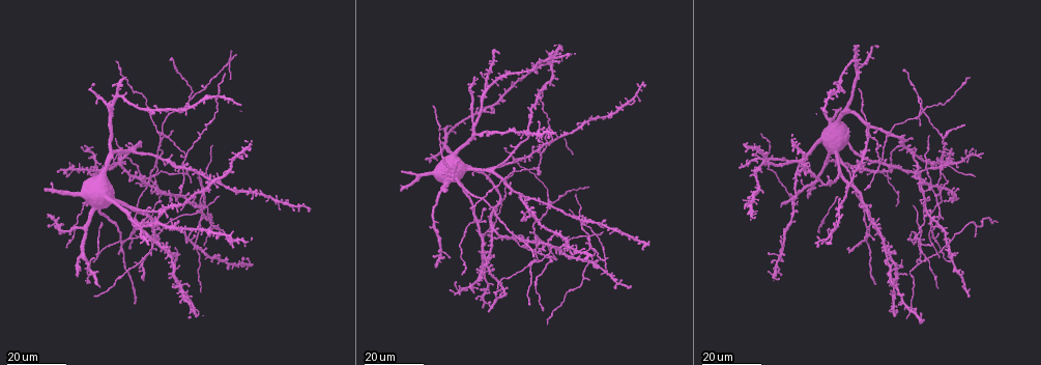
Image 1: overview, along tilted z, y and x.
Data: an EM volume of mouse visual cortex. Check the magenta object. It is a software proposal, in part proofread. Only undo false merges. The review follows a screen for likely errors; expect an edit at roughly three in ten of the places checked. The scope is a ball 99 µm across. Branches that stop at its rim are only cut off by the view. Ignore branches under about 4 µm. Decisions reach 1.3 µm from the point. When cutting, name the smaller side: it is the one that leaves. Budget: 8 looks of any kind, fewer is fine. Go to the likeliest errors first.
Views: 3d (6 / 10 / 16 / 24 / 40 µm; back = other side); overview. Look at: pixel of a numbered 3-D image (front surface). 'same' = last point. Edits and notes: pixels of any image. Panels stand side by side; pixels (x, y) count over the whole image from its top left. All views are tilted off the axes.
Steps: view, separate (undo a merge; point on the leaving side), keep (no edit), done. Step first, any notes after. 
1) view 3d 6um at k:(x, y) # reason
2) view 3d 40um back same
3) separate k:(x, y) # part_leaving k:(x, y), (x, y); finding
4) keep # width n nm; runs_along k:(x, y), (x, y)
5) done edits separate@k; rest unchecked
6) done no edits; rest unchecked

view 3d 24um at 1:(920, 232) # three-way junction

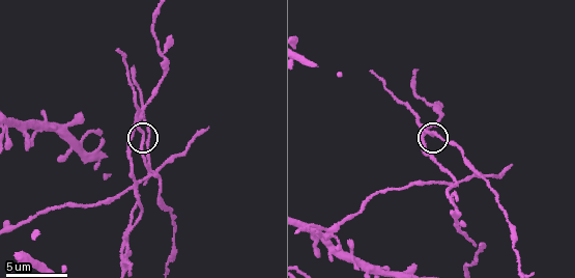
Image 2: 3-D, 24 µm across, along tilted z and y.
view 3d 10um at 2:(143, 130) # zoom in

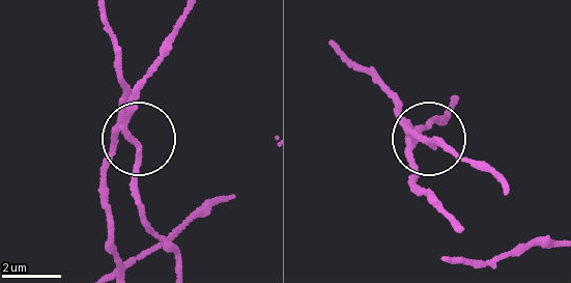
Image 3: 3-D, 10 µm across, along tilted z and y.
separate 3:(137, 159) # side_arm 23 um; arms 3; a second cell is stuck on

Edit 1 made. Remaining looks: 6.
view 3d 24um at 1:(881, 162) # looks like a crossing

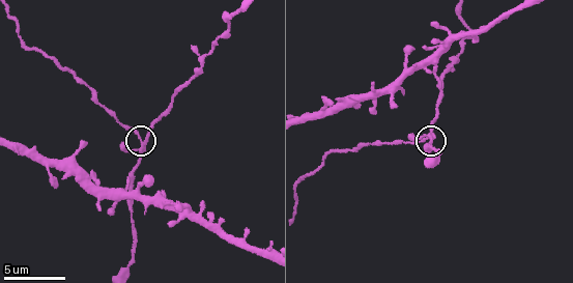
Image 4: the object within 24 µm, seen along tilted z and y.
view 3d 6um at 4:(143, 146)

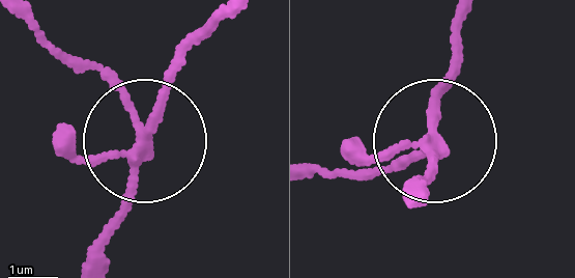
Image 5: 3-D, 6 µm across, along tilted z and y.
keep # side_arm 47 um; one cell here

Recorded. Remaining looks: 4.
view 3d 16um at 1:(536, 238) # two arms in line, one across

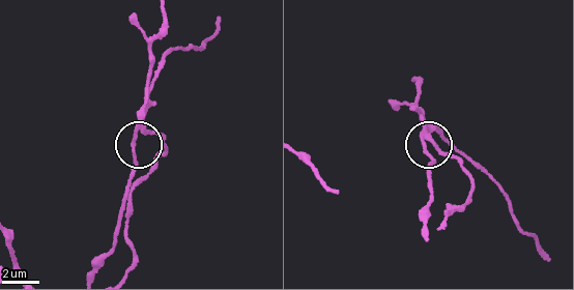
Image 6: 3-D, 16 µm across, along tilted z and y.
view 3d 6um at 6:(137, 131) # zoom in

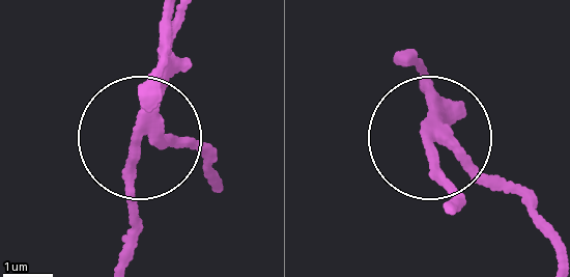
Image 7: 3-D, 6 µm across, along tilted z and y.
view 3d 6um back at 7:(142, 135) # other side

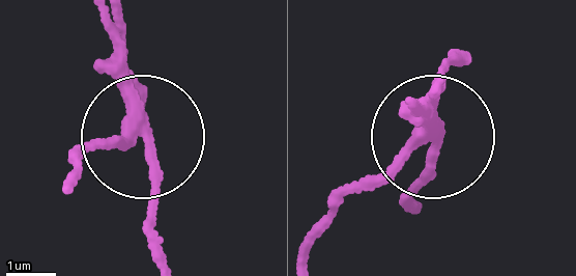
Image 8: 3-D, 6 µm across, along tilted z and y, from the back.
separate 8:(118, 144) # width 220 nm; a second cell is stuck on

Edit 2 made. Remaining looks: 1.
view 3d 10um at 2:(446, 169) # four arms meet

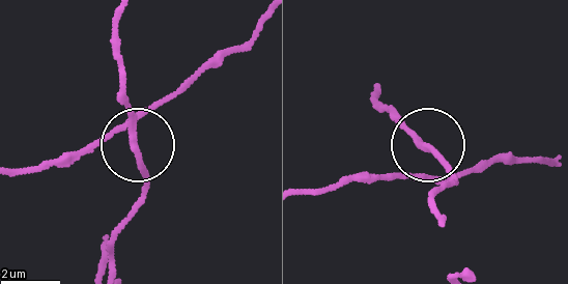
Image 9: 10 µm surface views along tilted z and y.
keep # width 170 nm; all the same cell

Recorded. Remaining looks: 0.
done edits separate@3, separate@8; rest unchecked

